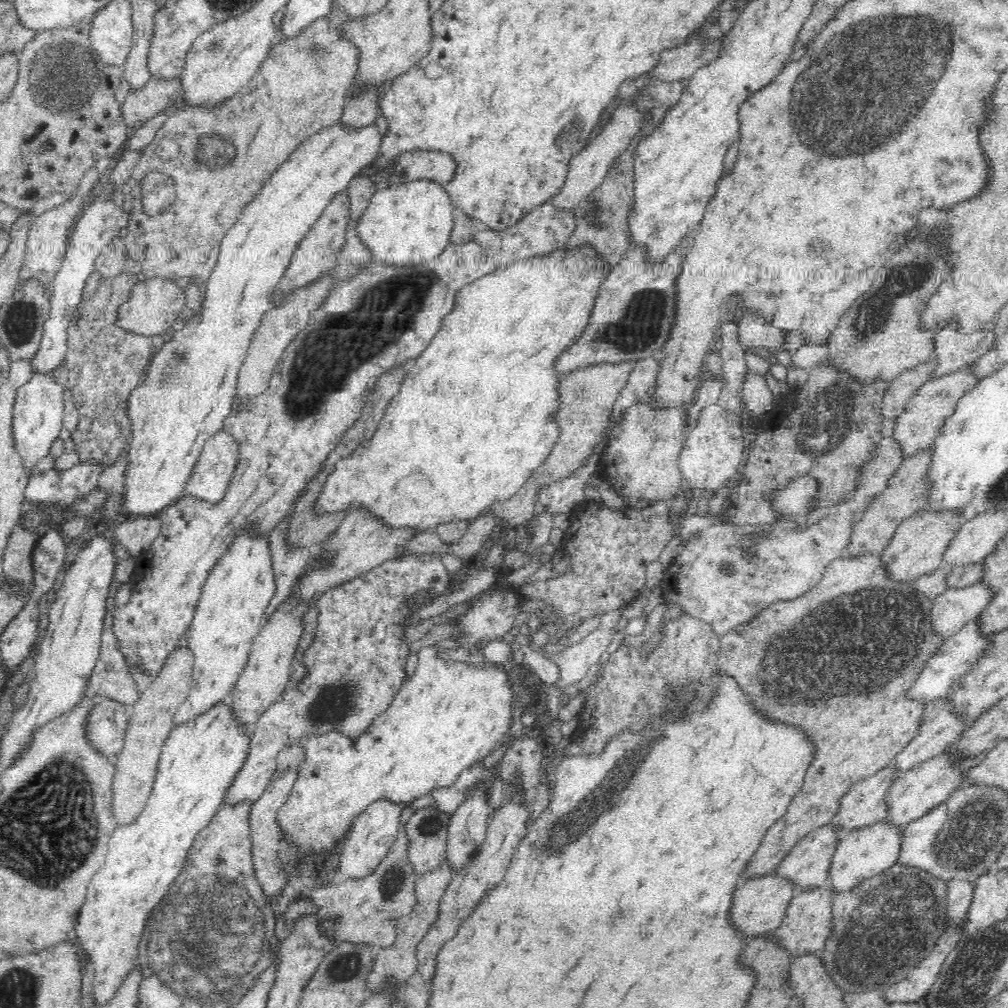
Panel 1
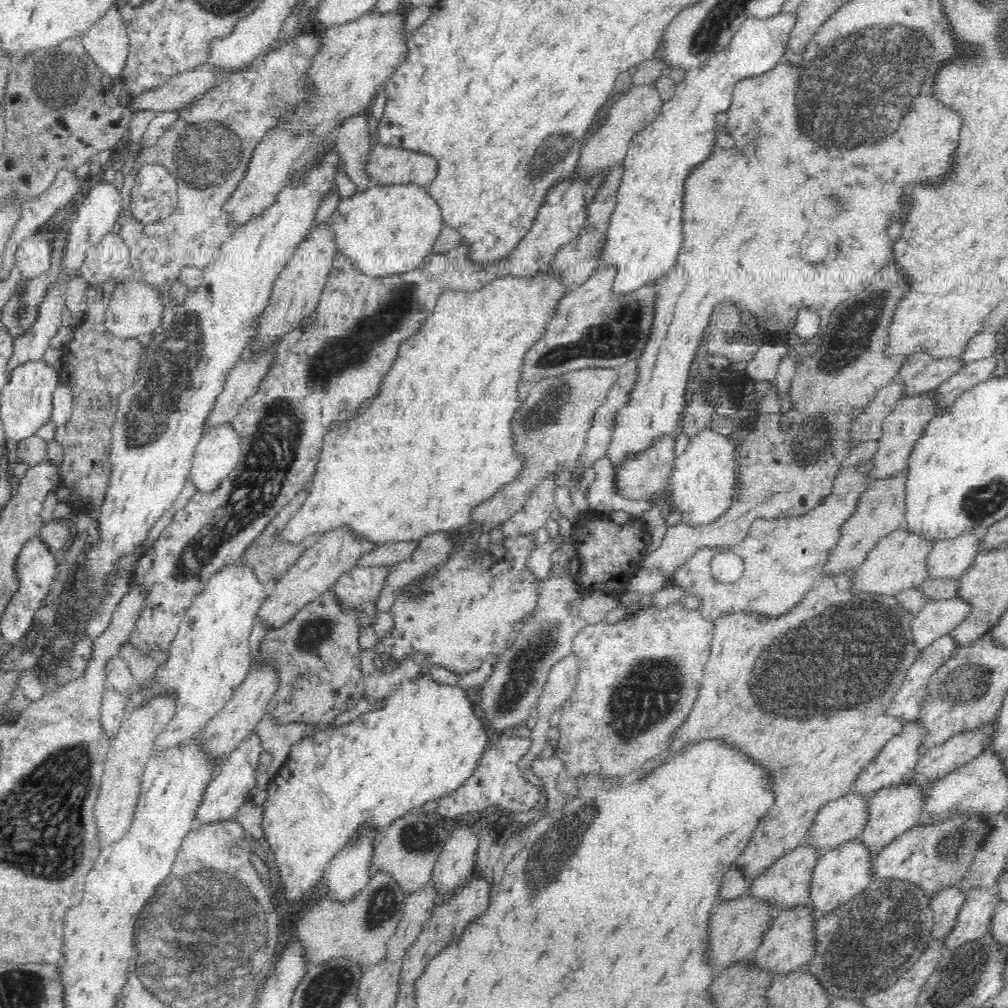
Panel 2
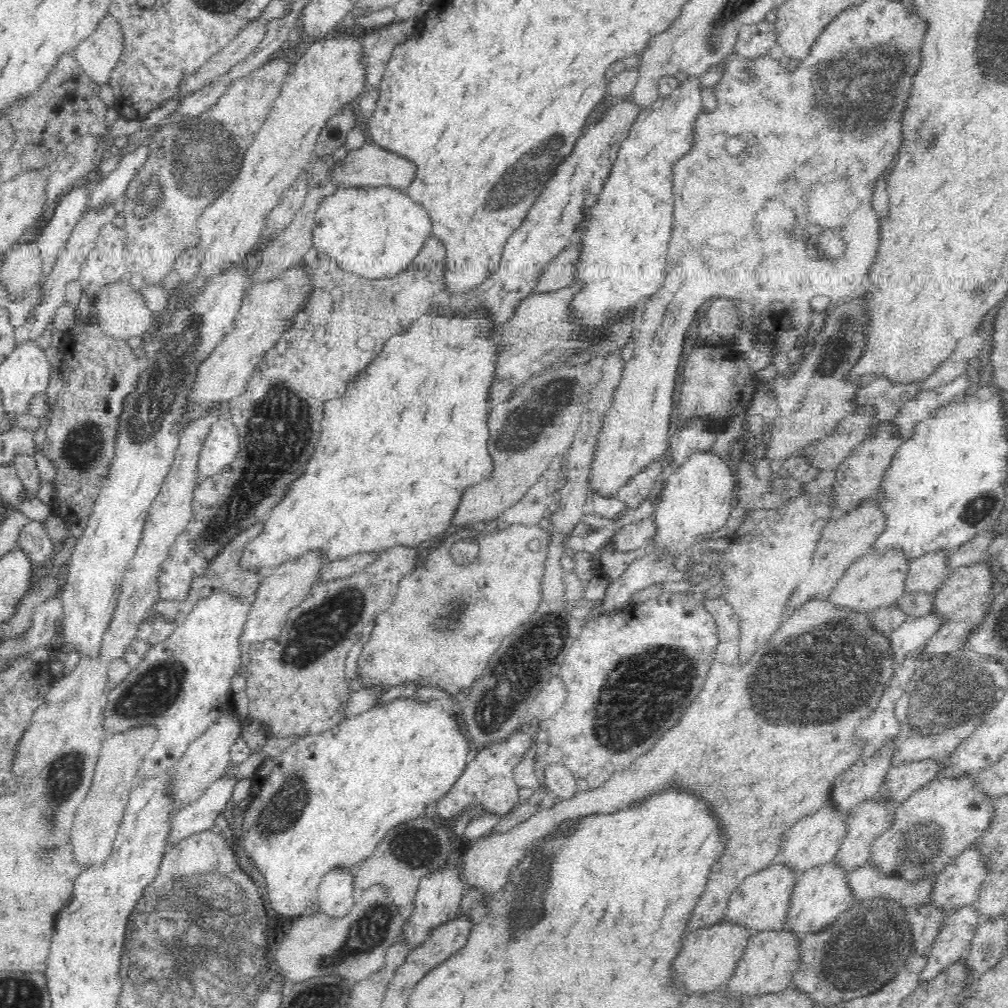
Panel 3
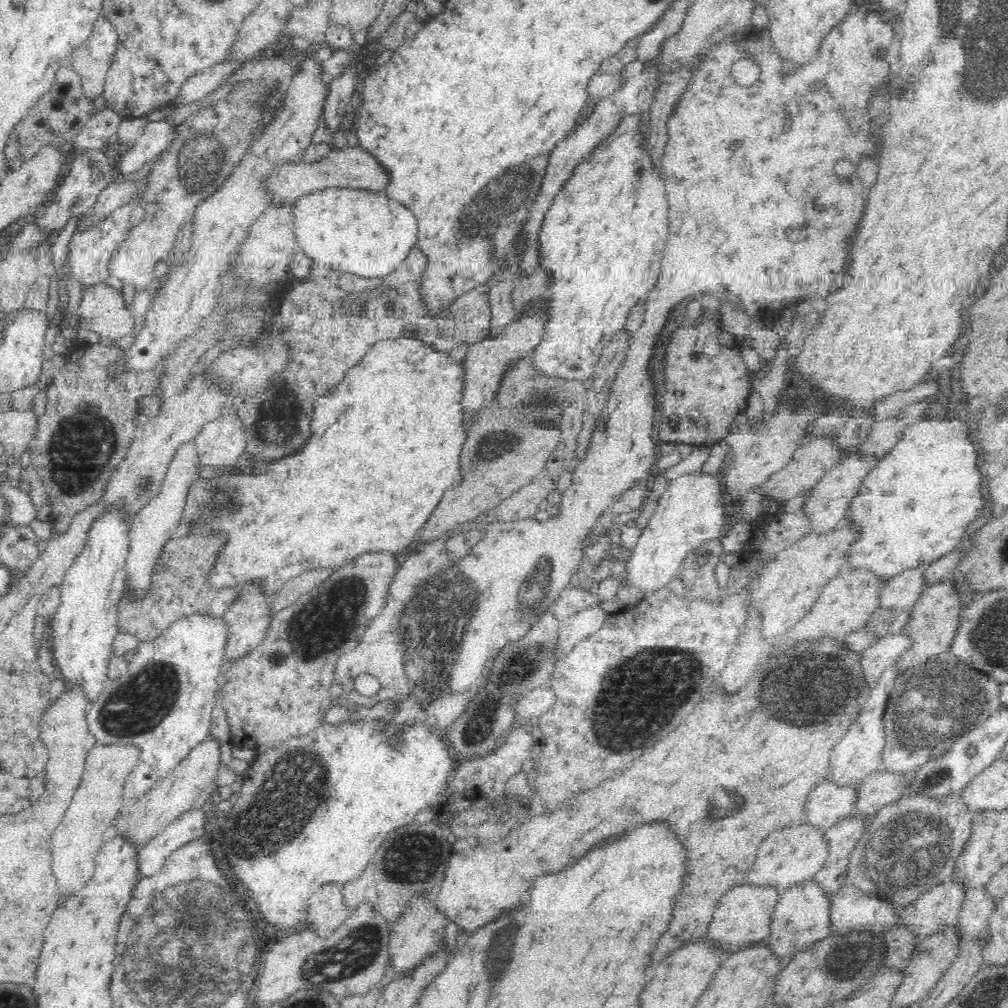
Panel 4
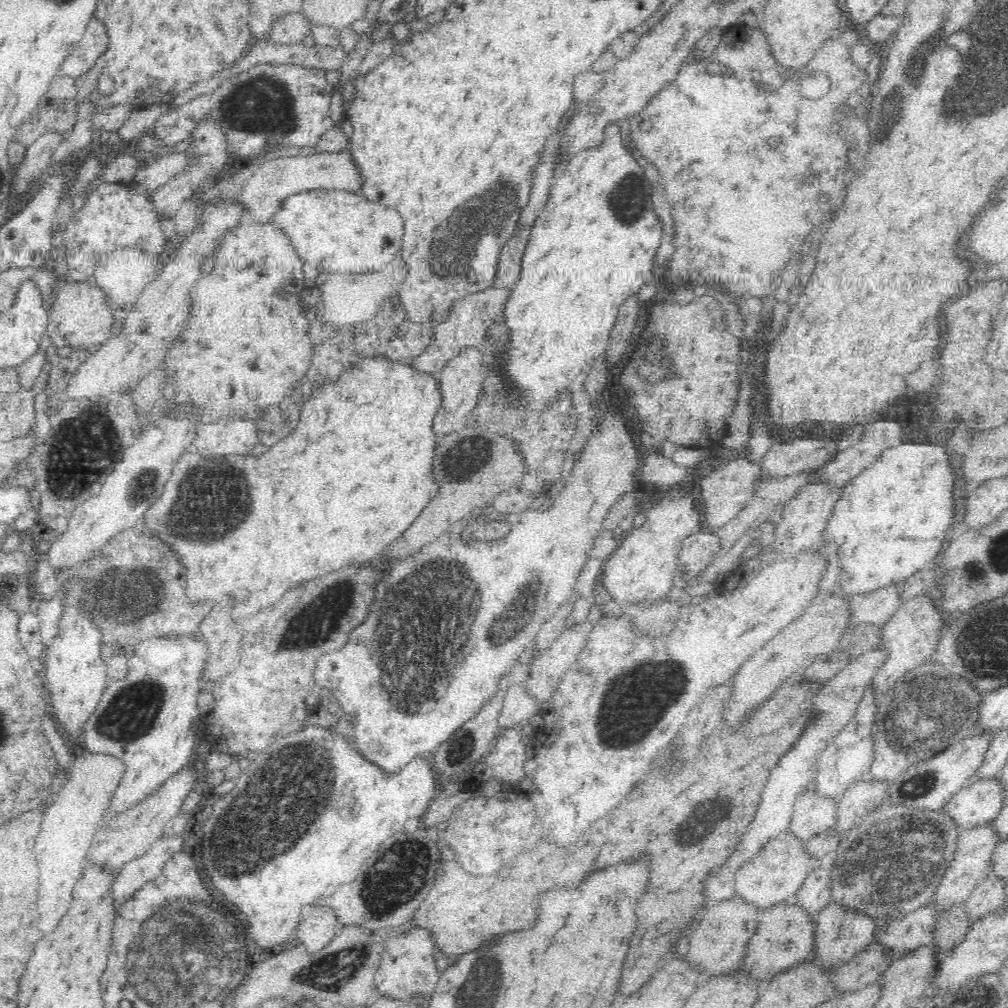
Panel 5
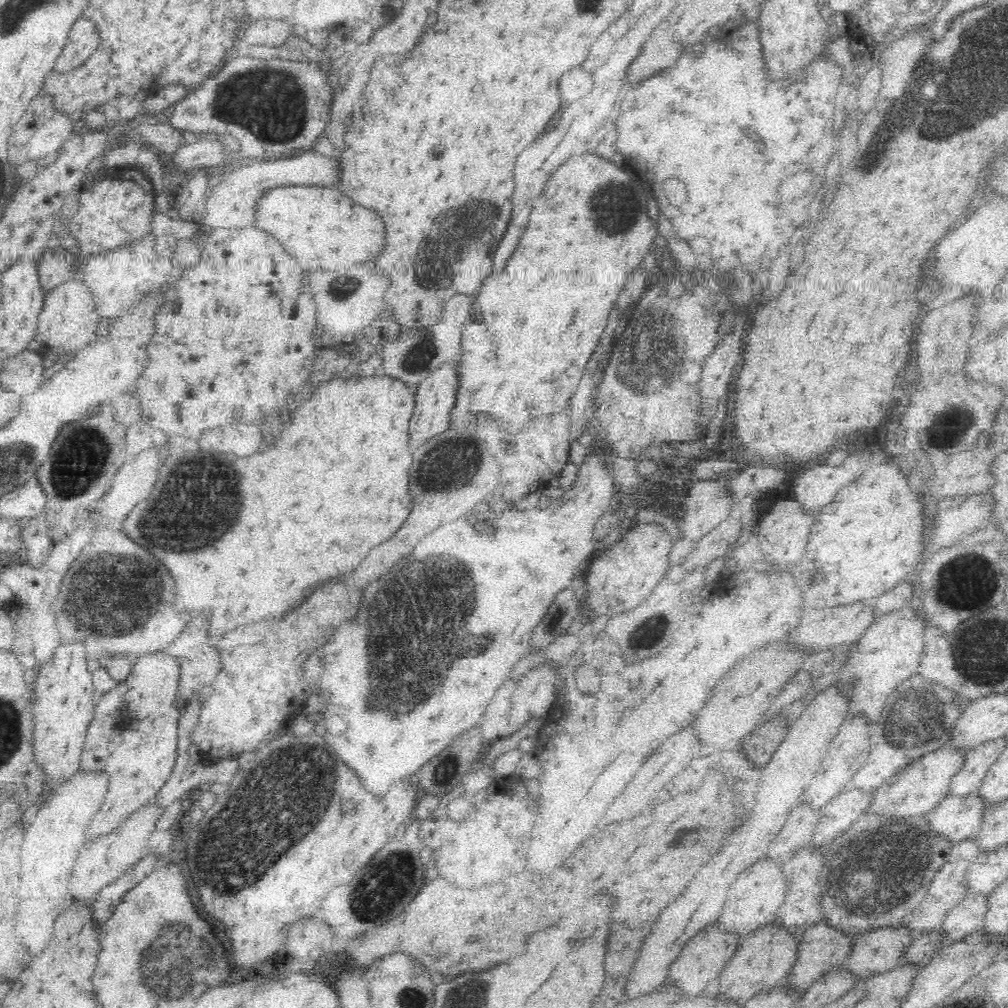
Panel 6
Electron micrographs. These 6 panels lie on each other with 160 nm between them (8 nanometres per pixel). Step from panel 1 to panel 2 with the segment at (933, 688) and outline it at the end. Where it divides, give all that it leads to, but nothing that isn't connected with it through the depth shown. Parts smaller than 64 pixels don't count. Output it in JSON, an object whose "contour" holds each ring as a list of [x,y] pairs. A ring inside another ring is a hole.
{"contour":[[[949,635],[941,636],[921,649],[911,663],[911,667],[906,671],[906,678],[901,690],[895,696],[891,706],[886,708],[886,716],[916,720],[920,712],[920,700],[922,700],[923,690],[928,685],[928,678],[940,668],[943,662],[950,660],[956,648],[955,642]]]}

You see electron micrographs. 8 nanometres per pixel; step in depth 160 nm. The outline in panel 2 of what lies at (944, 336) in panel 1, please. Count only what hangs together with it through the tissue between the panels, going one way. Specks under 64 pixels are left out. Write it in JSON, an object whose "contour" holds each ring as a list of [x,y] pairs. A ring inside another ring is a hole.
{"contour":[[[912,354],[898,367],[894,380],[902,382],[901,398],[904,399],[933,391],[964,365],[959,357],[936,360],[925,354]]]}

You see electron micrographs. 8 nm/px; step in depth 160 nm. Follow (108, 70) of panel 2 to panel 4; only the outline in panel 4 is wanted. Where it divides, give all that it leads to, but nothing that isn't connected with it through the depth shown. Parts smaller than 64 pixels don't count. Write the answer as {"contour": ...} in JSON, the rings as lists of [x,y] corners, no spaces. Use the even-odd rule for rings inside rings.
{"contour":[[[98,20],[94,32],[86,44],[70,54],[68,64],[81,76],[83,93],[88,100],[98,98],[103,91],[103,82],[112,56],[116,50],[116,32],[112,24]]]}

